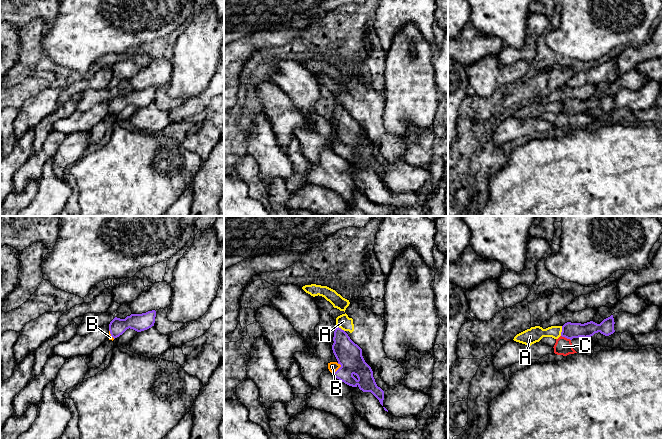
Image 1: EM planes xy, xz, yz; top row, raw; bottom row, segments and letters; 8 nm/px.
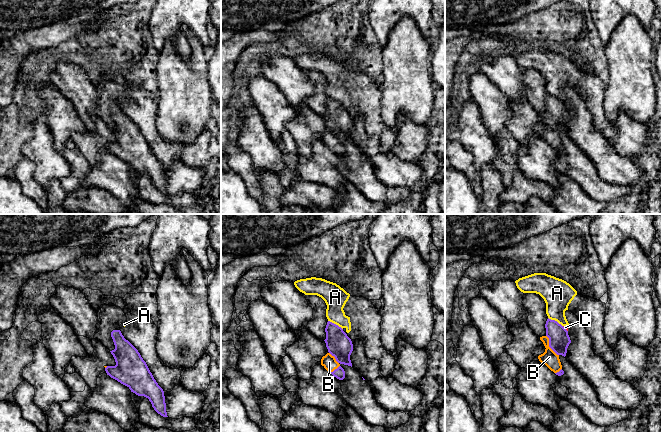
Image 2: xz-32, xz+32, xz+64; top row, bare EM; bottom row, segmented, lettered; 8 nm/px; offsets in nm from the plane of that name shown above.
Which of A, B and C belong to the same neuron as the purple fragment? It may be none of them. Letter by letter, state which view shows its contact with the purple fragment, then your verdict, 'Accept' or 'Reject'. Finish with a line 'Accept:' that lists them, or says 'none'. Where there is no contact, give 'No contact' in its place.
A: Touches purple in yz. Reject
B: Touches purple in xz. Accept
C: Touches purple in yz. Reject
Accept: B

